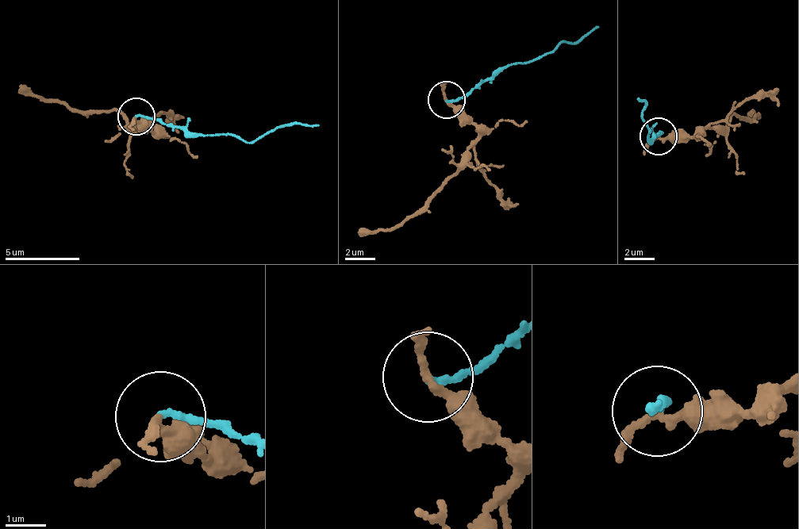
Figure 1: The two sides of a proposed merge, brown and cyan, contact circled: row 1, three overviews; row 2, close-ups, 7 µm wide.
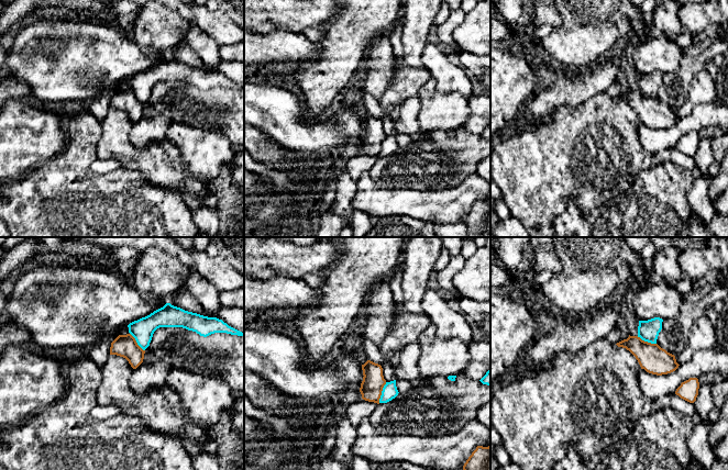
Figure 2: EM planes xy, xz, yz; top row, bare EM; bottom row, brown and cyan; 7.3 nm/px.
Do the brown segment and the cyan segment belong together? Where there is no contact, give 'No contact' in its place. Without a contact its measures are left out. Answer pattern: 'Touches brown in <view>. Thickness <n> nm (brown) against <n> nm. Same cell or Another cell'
Touches brown in xz. Thickness 160 nm (brown) against 110 nm. Another cell

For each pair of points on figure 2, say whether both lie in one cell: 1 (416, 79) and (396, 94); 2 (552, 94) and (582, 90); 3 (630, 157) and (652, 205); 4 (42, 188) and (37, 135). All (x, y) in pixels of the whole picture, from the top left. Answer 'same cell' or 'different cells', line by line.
1: same cell
2: same cell
3: different cells
4: different cells

